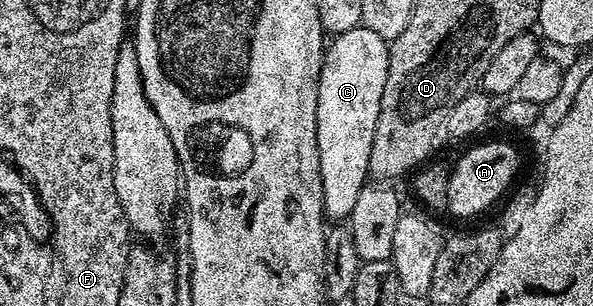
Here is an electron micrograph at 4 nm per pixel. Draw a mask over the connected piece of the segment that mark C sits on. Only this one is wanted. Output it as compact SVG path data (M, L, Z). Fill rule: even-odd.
M363 25L343 31L341 35L335 36L327 44L324 52L324 60L322 61L322 69L320 70L320 84L318 85L318 153L320 154L320 168L322 169L322 189L324 190L324 214L329 220L344 221L351 216L354 209L354 201L358 201L358 193L362 193L362 189L369 182L370 176L368 166L370 165L370 145L374 145L374 129L378 125L378 109L382 101L382 89L386 85L386 73L388 72L388 48L389 44L382 37L378 37L378 33L374 33L374 29L366 29Z

